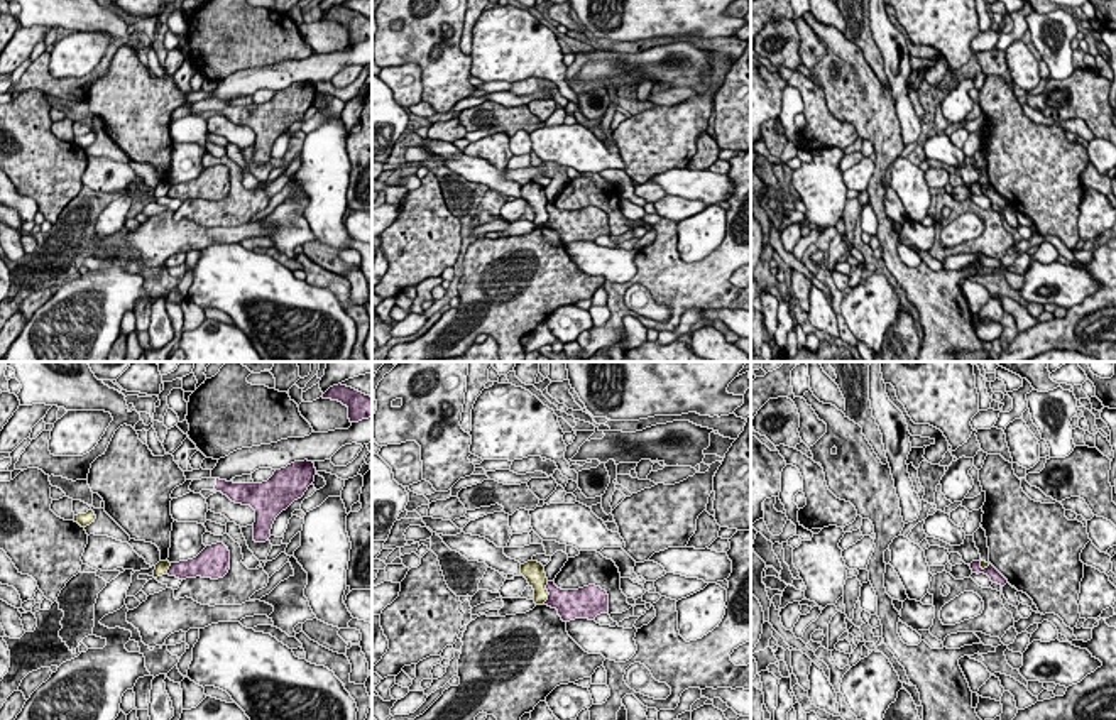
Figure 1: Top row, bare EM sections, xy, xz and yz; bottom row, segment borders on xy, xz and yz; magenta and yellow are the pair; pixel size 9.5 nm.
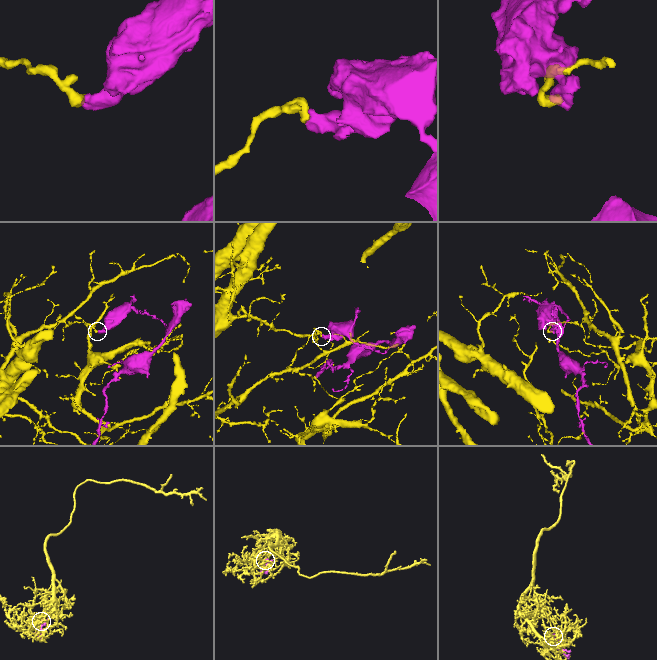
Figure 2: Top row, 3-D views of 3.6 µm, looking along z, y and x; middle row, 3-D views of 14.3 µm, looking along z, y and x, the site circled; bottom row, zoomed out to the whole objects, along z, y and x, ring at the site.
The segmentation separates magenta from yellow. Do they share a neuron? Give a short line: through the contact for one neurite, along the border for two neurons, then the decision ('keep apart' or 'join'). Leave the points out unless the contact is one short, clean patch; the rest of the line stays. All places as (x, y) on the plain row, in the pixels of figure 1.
line xz (548, 203), (548, 218), (543, 223); keep apart

